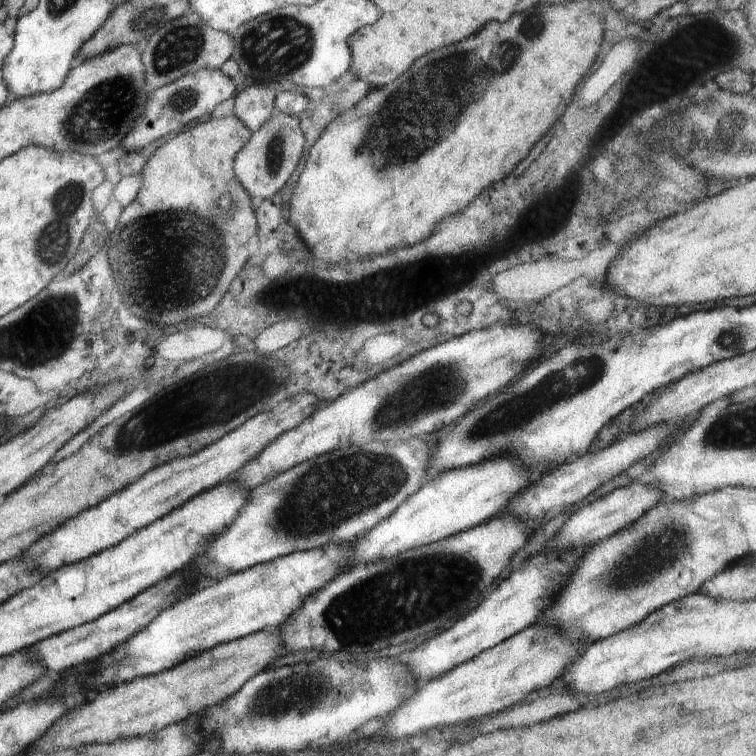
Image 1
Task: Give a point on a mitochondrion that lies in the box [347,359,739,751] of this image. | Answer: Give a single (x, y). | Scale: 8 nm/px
(657, 551)

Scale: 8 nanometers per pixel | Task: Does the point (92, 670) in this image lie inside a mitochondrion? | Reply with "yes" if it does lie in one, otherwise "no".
no

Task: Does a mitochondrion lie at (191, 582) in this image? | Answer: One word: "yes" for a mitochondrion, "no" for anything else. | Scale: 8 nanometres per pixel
no

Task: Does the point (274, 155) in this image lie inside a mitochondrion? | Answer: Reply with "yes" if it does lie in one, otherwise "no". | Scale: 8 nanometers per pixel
yes

